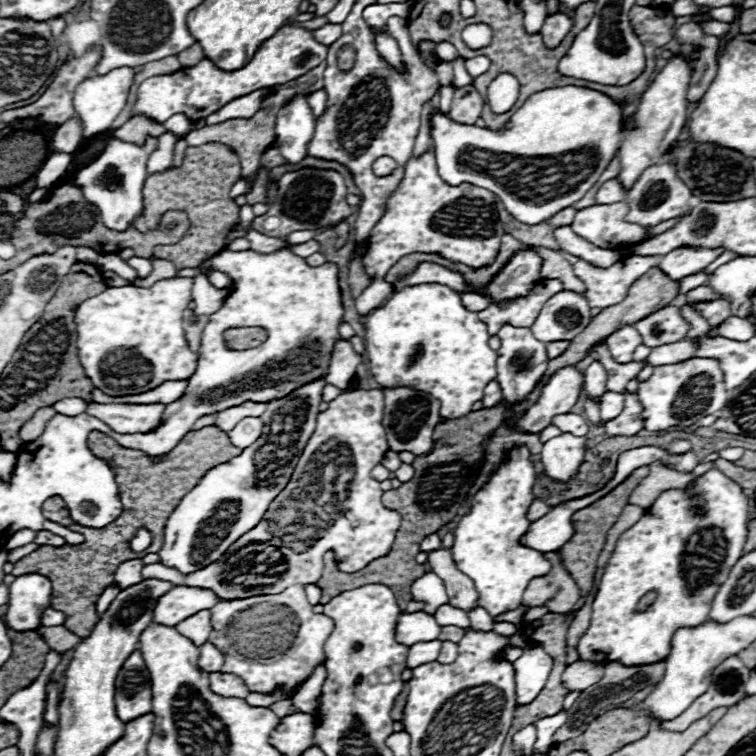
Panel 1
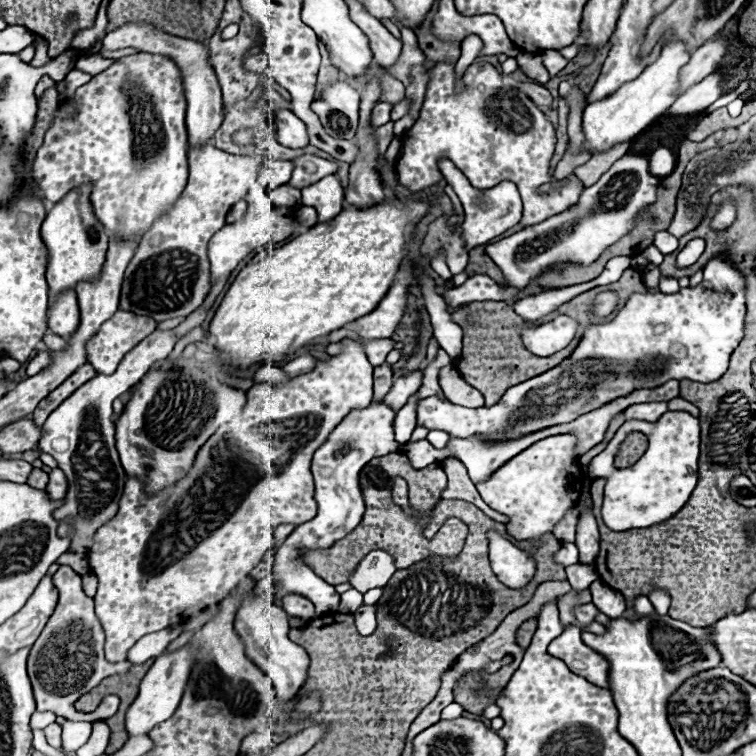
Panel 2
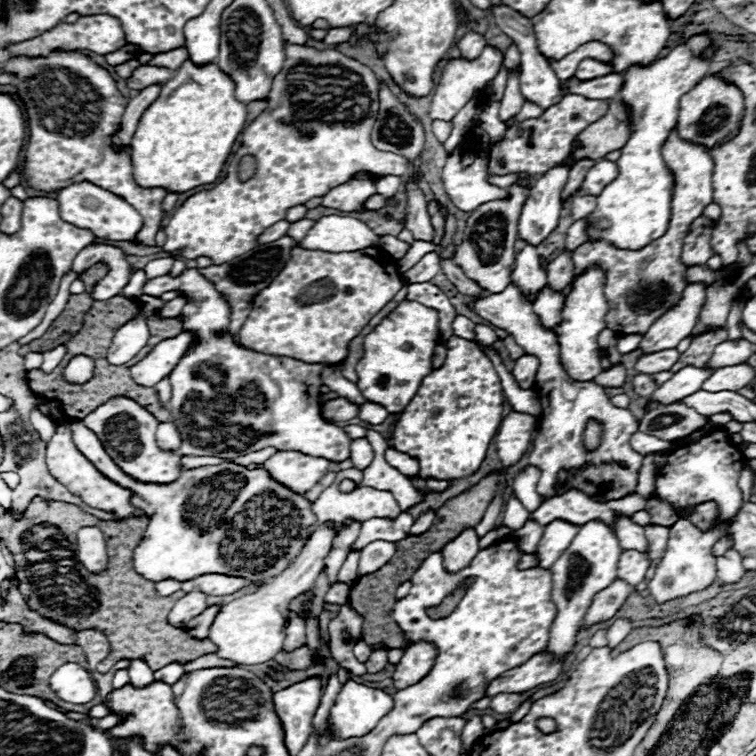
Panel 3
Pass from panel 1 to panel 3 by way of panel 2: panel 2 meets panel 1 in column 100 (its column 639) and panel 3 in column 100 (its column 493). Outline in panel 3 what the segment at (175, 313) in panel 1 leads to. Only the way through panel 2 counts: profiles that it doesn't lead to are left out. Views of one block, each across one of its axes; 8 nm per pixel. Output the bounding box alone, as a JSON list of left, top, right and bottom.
[82,398,180,484]

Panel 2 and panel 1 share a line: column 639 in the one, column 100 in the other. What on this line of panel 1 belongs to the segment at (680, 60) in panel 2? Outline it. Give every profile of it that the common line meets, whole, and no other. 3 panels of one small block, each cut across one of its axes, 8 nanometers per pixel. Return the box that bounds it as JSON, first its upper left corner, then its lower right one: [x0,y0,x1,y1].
[74,68,134,140]

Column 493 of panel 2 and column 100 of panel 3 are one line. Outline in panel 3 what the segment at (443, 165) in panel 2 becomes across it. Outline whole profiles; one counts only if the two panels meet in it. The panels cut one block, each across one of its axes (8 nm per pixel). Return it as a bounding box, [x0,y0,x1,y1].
[58,182,142,244]

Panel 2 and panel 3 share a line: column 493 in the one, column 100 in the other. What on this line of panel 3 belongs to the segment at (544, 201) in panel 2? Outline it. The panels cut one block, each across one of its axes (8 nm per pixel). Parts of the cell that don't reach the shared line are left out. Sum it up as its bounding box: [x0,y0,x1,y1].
[4,50,166,246]

